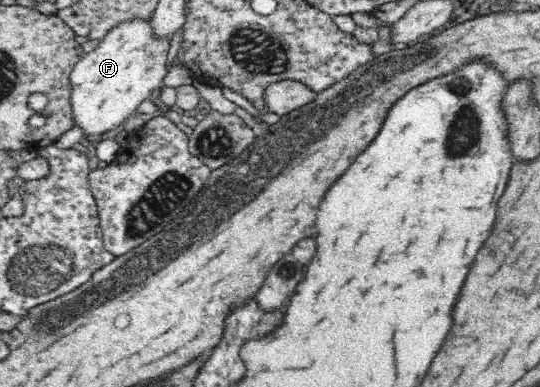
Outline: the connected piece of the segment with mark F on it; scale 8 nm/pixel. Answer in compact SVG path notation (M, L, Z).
M133 16L119 22L99 40L95 50L84 53L70 74L74 124L83 128L84 136L94 138L117 128L137 106L159 88L167 72L171 34L156 34L152 16Z

